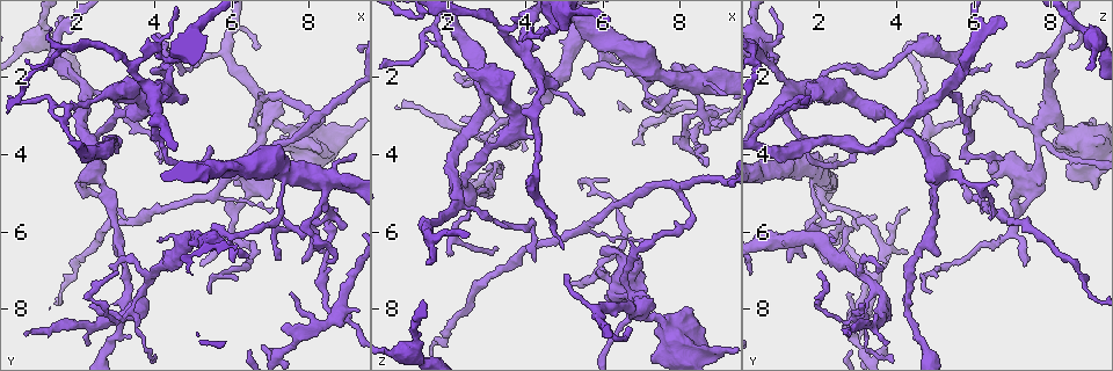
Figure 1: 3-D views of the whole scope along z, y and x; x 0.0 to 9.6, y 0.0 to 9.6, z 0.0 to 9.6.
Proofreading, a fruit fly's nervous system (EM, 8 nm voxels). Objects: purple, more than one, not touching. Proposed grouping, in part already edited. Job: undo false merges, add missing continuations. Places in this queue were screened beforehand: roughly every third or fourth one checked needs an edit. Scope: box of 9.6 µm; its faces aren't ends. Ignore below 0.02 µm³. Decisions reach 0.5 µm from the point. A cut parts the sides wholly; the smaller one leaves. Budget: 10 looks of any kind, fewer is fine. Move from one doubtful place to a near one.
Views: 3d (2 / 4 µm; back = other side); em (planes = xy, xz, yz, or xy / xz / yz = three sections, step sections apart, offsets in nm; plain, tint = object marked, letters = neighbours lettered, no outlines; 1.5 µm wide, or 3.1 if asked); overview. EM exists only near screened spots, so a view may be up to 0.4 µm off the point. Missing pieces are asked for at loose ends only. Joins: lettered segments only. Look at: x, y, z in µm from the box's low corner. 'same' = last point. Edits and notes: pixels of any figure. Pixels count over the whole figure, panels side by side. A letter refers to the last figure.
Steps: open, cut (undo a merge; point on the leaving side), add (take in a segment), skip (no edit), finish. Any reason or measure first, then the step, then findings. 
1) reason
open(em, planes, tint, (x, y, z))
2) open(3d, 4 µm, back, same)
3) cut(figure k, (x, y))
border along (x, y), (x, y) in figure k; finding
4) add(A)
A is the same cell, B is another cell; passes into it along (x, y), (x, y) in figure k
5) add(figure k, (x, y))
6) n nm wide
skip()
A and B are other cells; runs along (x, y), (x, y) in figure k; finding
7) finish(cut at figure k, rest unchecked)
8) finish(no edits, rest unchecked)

calibre changes
open(em, planes, letters, (3.15, 2.90, 3.80))

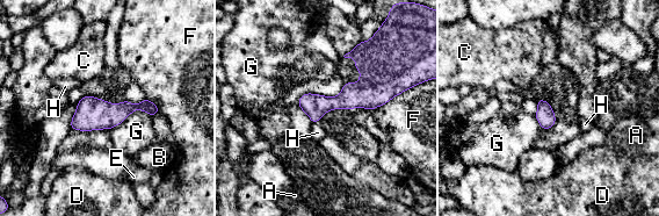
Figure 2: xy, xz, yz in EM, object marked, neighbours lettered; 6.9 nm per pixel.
skip()
A, B, C, D, E, F, G and H are other cells; border along (319, 121), (312, 124) in figure 2; continuous, no second neuron

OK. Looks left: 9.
calibre changes
open(em, planes, letters, (4.60, 1.50, 0.75))

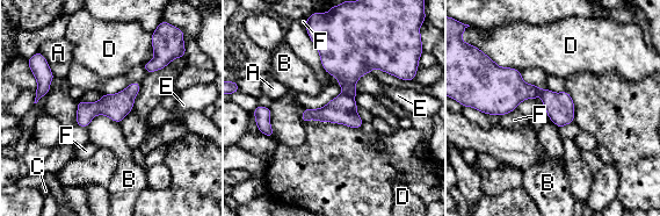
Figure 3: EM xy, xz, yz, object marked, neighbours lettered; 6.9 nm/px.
B touches over 240 nm
cut(figure 3, (347, 59))
A, B, C, D, E and F are other cells; border along (343, 92), (353, 98) in figure 3; two neurons meet here

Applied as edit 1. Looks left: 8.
branch stops here
open(em, planes, plain, (2.25, 7.85, 3.20))

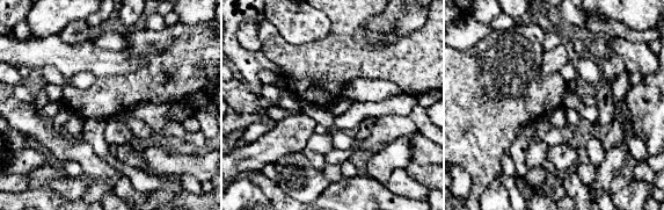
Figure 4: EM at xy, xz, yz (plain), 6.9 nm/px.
open(em, planes, tint, same)

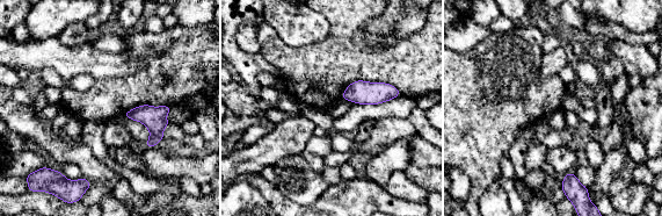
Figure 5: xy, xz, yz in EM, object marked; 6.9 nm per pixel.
open(em, planes, letters, same)

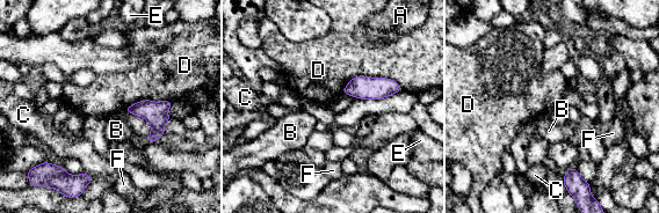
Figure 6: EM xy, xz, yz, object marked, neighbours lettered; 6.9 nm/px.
skip()
A, B, C, D, E and F are other cells; border along (403, 89), (355, 75), (342, 94) in figure 6; no lettered segment goes on from it

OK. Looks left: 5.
free end
open(em, planes, tint, (0.65, 8.70, 2.80))

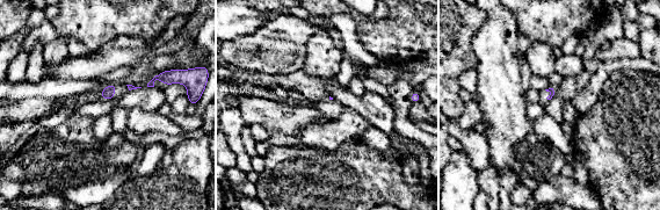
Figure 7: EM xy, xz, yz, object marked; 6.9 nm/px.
open(em, planes, letters, same)

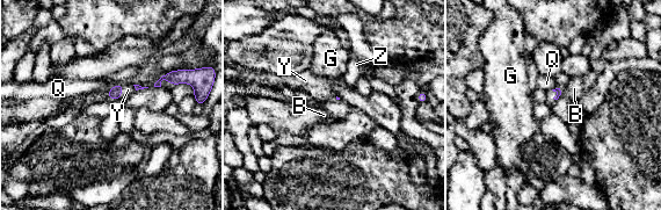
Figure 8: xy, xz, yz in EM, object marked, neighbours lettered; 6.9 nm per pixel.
add(Y)
Y is the same cell, B, G, Q and Z are other cells; passes into it along (115, 93), (122, 91), (128, 89) in figure 8; the neuron continues

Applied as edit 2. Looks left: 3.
finish(cut at figure 3, add at figure 8, rest unchecked)

